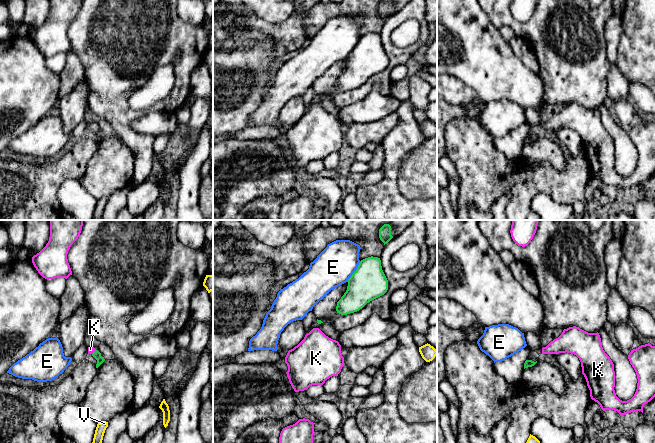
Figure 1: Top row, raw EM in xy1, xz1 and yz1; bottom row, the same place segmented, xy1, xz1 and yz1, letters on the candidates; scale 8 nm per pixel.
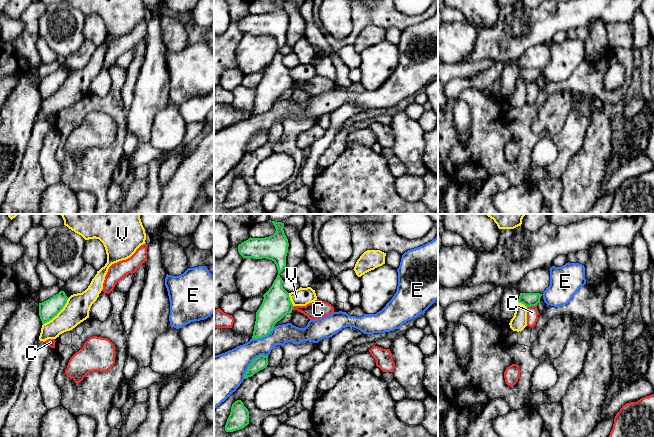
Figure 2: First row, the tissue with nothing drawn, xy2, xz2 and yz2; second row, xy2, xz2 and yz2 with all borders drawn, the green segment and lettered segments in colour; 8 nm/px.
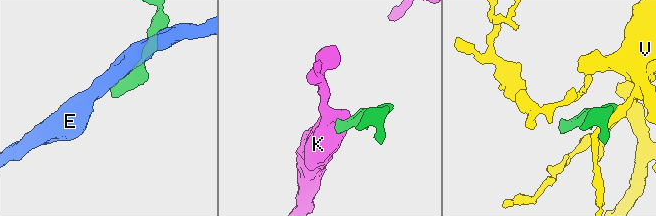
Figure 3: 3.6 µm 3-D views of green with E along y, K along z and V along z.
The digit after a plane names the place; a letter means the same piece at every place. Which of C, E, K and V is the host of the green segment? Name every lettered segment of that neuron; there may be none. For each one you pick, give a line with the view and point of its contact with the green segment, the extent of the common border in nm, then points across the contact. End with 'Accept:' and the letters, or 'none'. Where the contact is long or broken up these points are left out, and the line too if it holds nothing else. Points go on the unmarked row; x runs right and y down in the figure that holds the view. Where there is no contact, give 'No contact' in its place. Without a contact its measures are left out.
K: Touches green at xy1 (93, 128). Shared border 50 nm. Path across: xy1 (97, 131), (93, 128), (90, 125)
Accept: K

